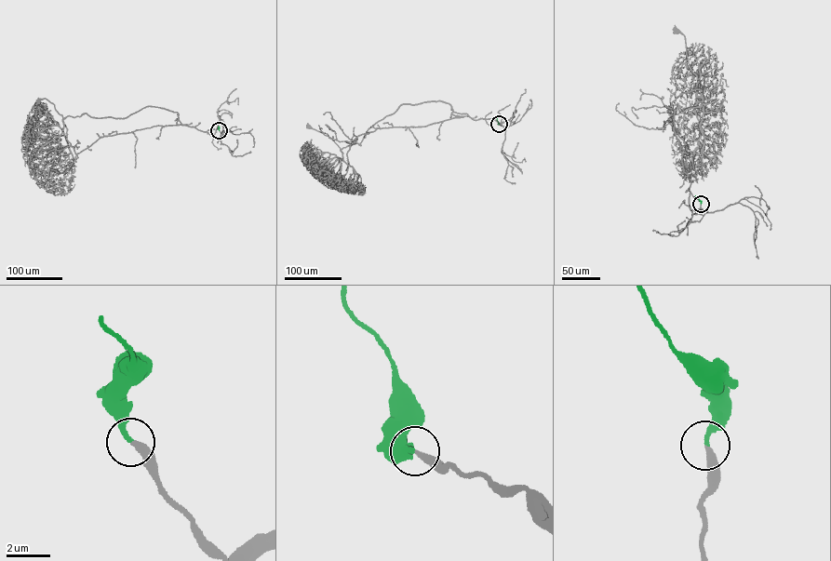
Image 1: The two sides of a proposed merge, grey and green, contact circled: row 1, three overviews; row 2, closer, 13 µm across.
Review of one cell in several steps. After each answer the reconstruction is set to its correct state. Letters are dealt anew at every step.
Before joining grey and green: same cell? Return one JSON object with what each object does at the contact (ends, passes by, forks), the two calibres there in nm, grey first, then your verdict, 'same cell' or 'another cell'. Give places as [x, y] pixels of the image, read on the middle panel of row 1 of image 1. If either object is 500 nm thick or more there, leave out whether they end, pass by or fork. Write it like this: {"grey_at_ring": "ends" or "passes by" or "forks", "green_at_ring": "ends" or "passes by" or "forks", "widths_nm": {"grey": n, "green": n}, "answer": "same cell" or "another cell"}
{"grey_at_ring": "ends", "green_at_ring": "ends", "widths_nm": {"grey": 300, "green": 220}, "answer": "same cell"}

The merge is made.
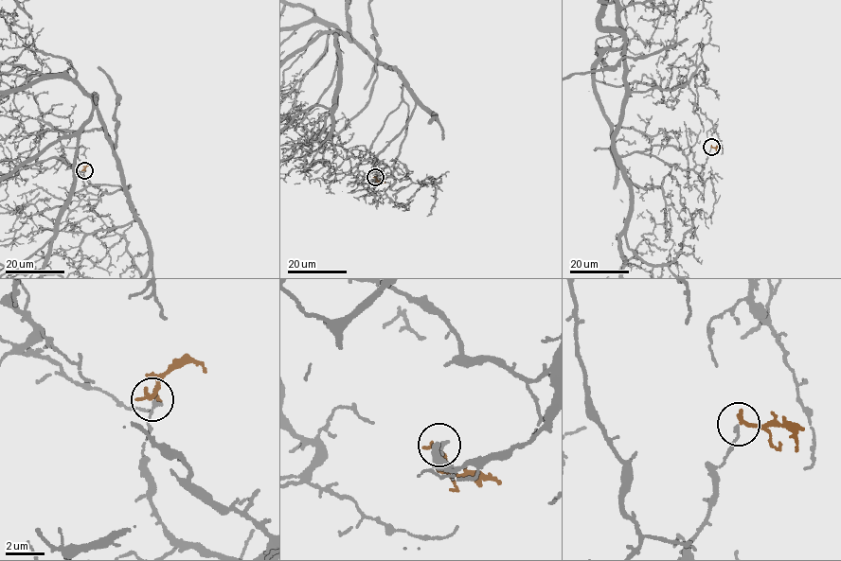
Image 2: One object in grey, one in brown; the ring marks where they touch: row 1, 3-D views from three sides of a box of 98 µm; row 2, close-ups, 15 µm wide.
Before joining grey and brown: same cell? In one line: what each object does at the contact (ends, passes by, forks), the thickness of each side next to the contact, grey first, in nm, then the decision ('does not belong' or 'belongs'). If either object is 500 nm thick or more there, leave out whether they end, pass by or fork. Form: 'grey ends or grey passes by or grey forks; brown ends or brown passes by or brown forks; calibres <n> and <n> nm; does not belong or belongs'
grey ends; brown ends; calibres 180 and 280 nm; does not belong

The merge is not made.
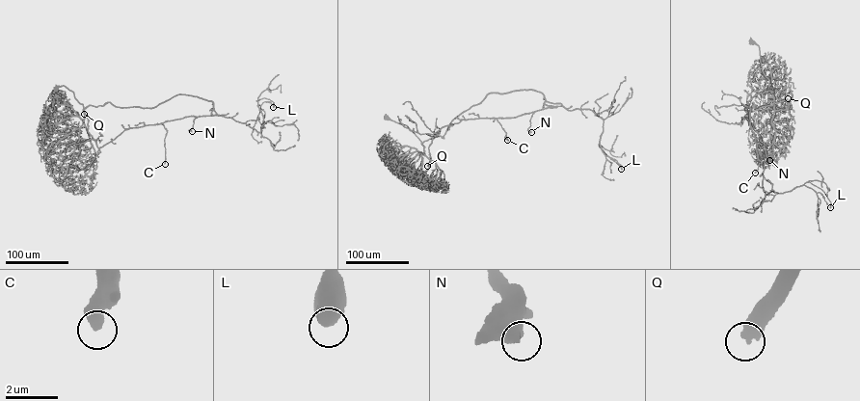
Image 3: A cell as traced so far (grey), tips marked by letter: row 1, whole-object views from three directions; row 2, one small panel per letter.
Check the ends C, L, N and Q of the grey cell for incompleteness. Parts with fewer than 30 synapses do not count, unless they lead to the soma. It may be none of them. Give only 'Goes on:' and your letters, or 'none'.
Goes on: Q

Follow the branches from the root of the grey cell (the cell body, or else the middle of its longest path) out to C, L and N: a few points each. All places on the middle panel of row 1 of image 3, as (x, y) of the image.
C: (387, 117), (422, 143), (443, 138), (454, 119), (490, 93), (540, 92), (553, 107), (497, 118), (507, 140)
L: (387, 117), (422, 143), (443, 138), (490, 93), (535, 90), (597, 113), (599, 147), (621, 169)
N: (387, 117), (422, 143), (443, 138), (454, 119), (490, 93), (530, 89), (554, 107), (534, 111), (531, 132)

